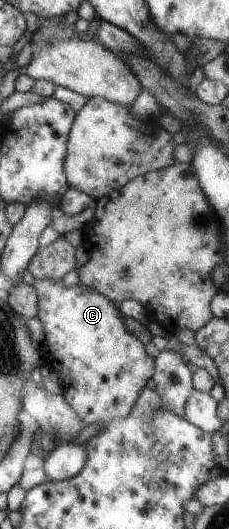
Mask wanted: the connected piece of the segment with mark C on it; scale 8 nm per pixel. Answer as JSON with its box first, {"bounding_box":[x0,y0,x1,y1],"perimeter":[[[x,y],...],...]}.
{"bounding_box":[35,279,155,424],"perimeter":[[[35,279],[36,318],[44,328],[39,346],[42,364],[52,368],[64,388],[64,400],[89,424],[125,419],[139,394],[155,374],[155,360],[127,327],[121,312],[107,296],[82,283],[66,286],[62,279]]]}

